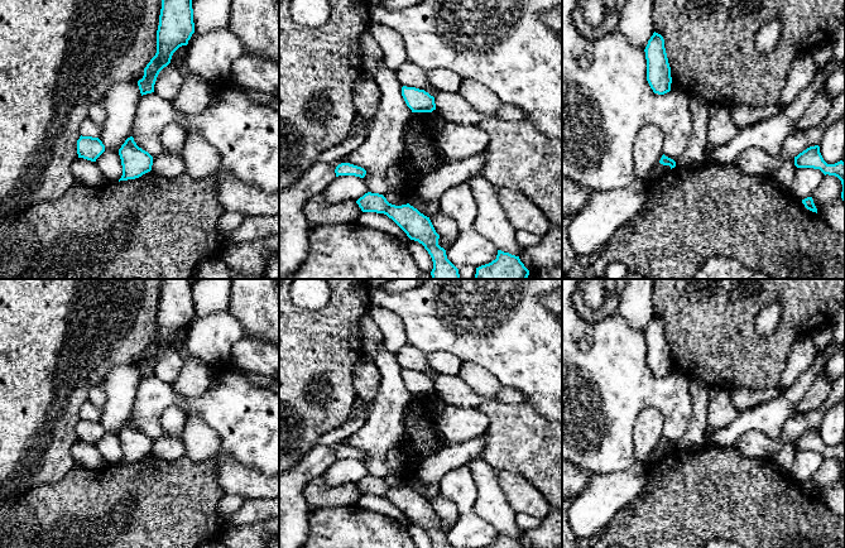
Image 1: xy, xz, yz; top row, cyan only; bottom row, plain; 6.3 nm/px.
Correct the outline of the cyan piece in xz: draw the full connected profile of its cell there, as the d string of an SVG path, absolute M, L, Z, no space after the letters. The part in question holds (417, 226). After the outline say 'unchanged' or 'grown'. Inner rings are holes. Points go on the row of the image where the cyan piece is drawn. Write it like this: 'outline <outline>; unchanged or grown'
outline M368 192L356 203L363 212L387 215L411 240L422 244L433 261L432 279L461 279L458 269L447 259L446 250L438 245L440 235L436 232L429 217L409 203L392 205L379 193Z; unchanged

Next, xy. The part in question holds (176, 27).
outline M162 0L157 30L157 53L138 81L141 96L154 92L159 72L171 63L173 53L187 45L195 33L192 0Z; unchanged

